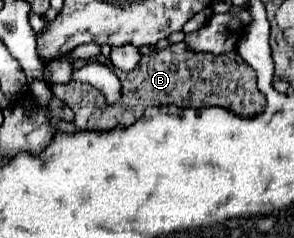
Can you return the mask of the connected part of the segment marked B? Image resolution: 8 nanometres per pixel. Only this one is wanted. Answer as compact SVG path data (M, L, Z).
M184 42L166 46L164 50L156 52L154 56L142 56L138 66L130 72L114 72L120 82L122 82L122 96L118 102L108 104L100 90L96 90L90 84L84 82L68 82L68 84L54 84L52 94L60 98L68 108L74 112L74 126L78 130L112 130L116 126L132 126L148 106L168 106L174 104L178 108L210 108L210 106L220 106L226 108L238 116L256 116L264 110L266 98L260 94L256 88L256 74L254 70L242 60L238 52L226 52L226 54L206 54L206 52L190 52L186 50Z

